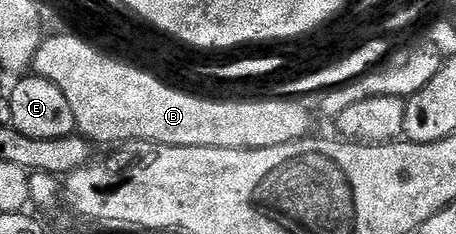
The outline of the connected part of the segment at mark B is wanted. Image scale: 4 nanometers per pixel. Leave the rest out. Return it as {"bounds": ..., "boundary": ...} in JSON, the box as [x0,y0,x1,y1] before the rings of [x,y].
{"bounds":[31,34,312,148],"boundary":[[[72,34],[71,36],[52,36],[41,39],[38,50],[32,59],[31,71],[37,76],[41,76],[46,82],[54,82],[54,86],[58,86],[58,90],[62,90],[63,96],[66,98],[70,110],[74,113],[74,122],[76,123],[76,132],[83,136],[89,142],[97,140],[100,144],[116,144],[119,140],[149,140],[152,146],[178,146],[179,148],[265,148],[266,146],[282,146],[286,142],[294,142],[295,140],[303,140],[309,135],[308,132],[312,128],[312,116],[308,113],[307,103],[301,102],[296,98],[275,98],[276,100],[255,100],[249,98],[247,100],[237,100],[235,98],[222,98],[226,100],[203,100],[205,98],[200,94],[193,94],[191,91],[180,91],[173,87],[171,83],[165,82],[159,75],[152,75],[150,71],[143,67],[132,67],[121,63],[108,63],[100,56],[93,54],[91,48],[85,48],[83,44],[78,43],[80,36]]]}

